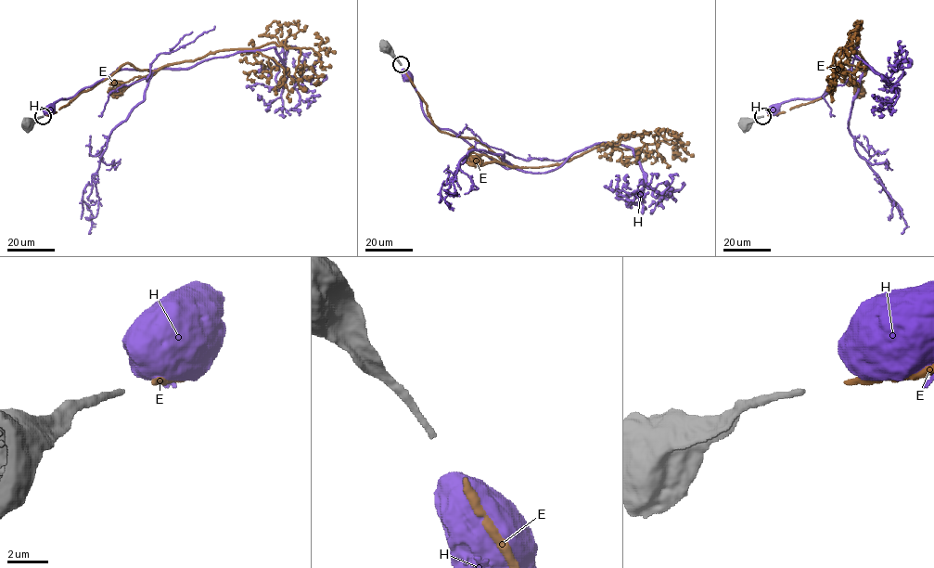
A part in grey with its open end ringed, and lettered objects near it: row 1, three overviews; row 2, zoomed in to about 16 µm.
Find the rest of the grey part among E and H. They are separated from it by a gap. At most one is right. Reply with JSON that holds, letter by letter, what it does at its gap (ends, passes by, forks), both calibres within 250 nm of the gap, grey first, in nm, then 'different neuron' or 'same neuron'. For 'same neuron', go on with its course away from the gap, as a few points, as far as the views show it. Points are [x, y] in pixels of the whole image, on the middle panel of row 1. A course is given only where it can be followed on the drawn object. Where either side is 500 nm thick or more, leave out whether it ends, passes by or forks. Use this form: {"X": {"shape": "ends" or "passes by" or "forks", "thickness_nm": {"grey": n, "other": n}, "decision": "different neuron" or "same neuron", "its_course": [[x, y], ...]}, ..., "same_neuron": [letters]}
{"E": {"shape": "ends", "thickness_nm": {"grey": 300, "other": 300}, "decision": "same neuron", "its_course": [[404, 70], [441, 131], [518, 167], [604, 145], [642, 148], [670, 133]]}, "H": {"thickness_nm": {"grey": 300, "other": 950}, "decision": "different neuron"}, "same_neuron": ["E"]}

